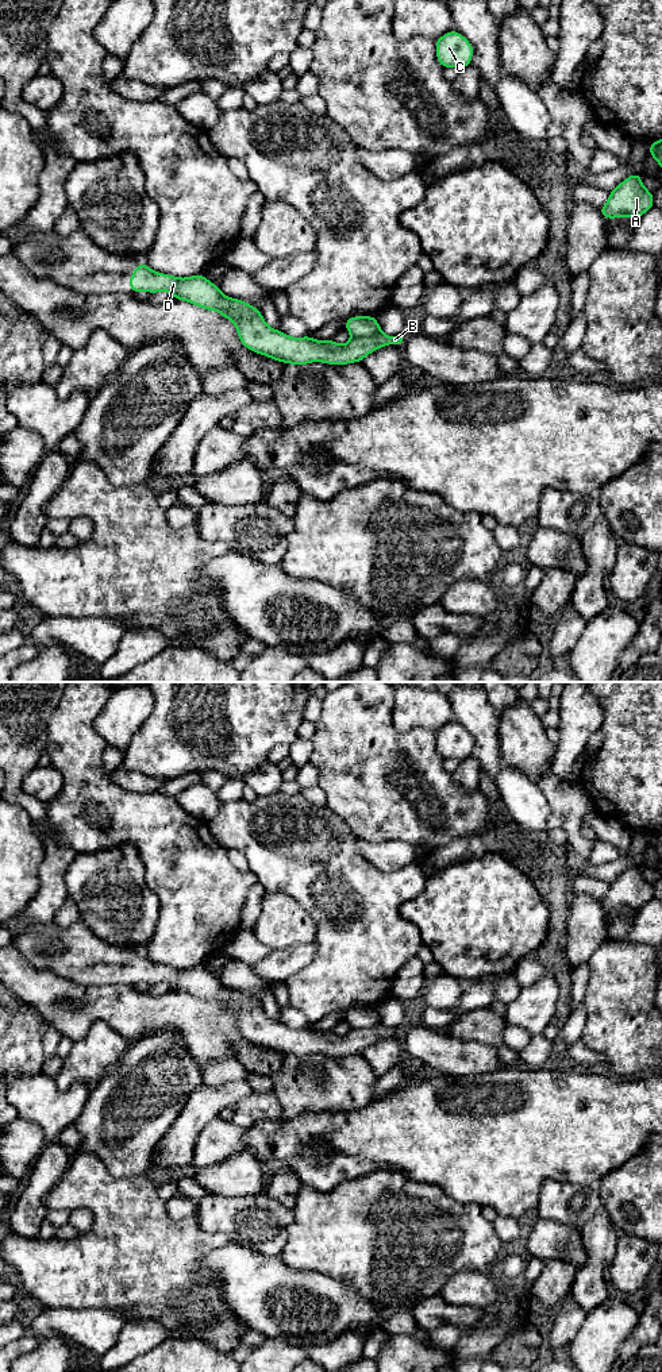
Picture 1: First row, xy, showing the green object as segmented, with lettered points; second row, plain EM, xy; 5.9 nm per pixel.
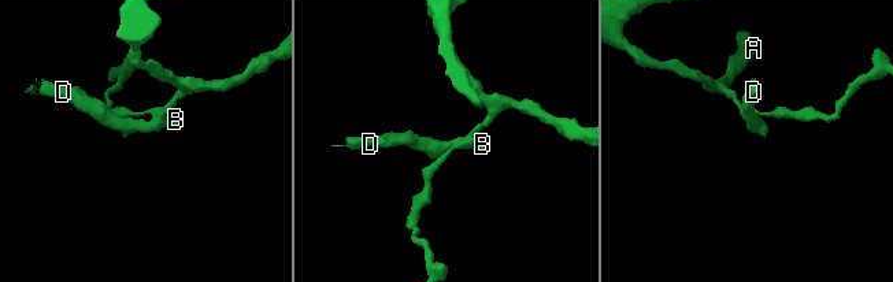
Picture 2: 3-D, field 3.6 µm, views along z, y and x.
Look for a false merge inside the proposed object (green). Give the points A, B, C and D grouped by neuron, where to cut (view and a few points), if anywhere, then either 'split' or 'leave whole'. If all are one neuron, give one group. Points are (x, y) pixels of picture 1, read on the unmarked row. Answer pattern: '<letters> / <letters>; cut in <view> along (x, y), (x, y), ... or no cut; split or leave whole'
A C / B D; cut in xy along (380, 1022), (353, 1029); split

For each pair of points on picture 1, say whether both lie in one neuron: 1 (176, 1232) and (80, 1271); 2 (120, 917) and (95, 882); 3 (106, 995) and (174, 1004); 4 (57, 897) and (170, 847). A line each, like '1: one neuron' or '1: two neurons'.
1: one neuron
2: one neuron
3: one neuron
4: two neurons

